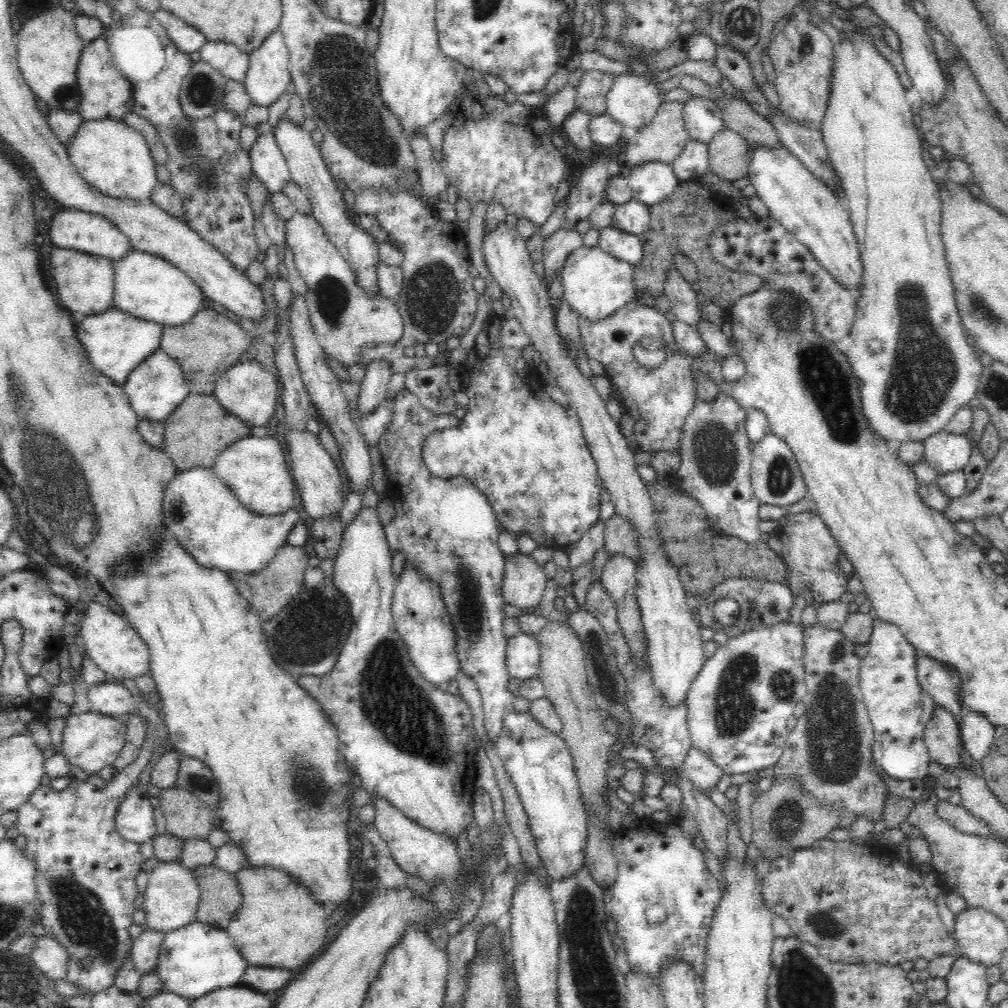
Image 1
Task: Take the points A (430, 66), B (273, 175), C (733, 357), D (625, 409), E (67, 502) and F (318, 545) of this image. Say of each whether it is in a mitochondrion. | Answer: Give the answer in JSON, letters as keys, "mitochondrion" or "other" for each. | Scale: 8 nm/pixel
{"A":"other","B":"other","C":"other","D":"other","E":"mitochondrion","F":"other"}

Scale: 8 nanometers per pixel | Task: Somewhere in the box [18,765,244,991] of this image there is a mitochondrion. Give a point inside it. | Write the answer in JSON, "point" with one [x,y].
{"point":[82,918]}

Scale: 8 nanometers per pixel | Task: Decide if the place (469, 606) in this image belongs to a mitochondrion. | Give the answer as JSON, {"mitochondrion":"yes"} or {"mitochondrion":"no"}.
{"mitochondrion":"yes"}

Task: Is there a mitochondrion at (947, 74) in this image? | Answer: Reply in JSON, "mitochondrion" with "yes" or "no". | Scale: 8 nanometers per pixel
{"mitochondrion":"no"}

